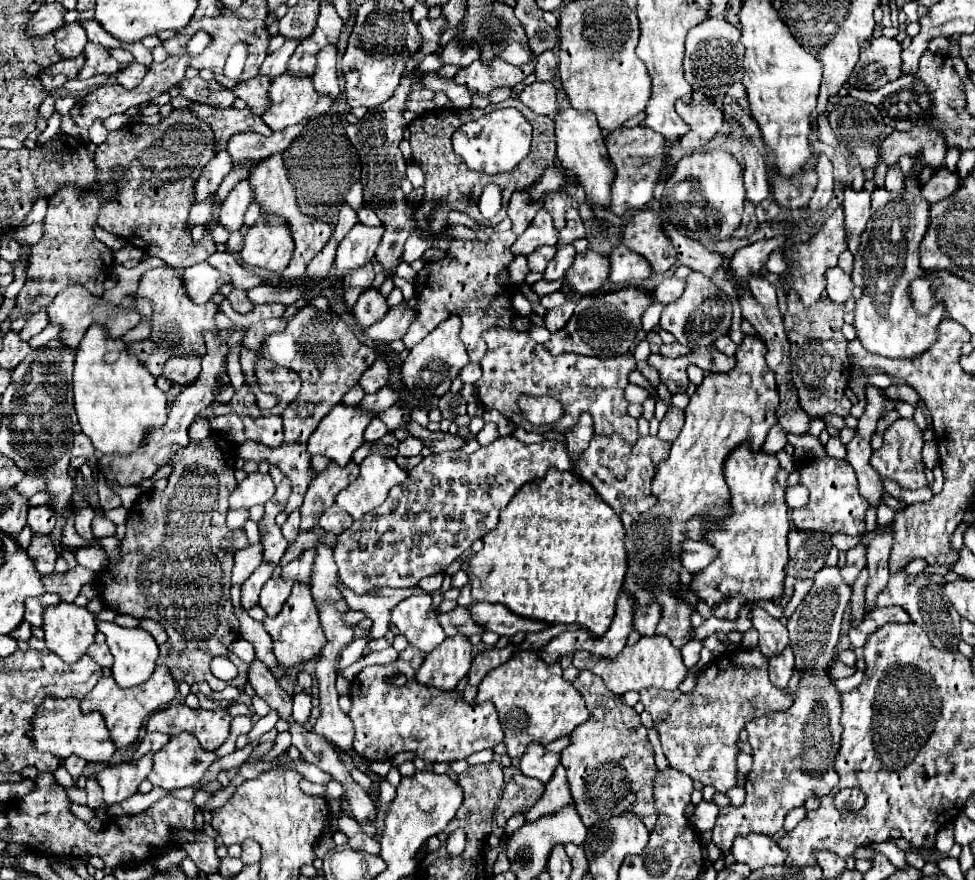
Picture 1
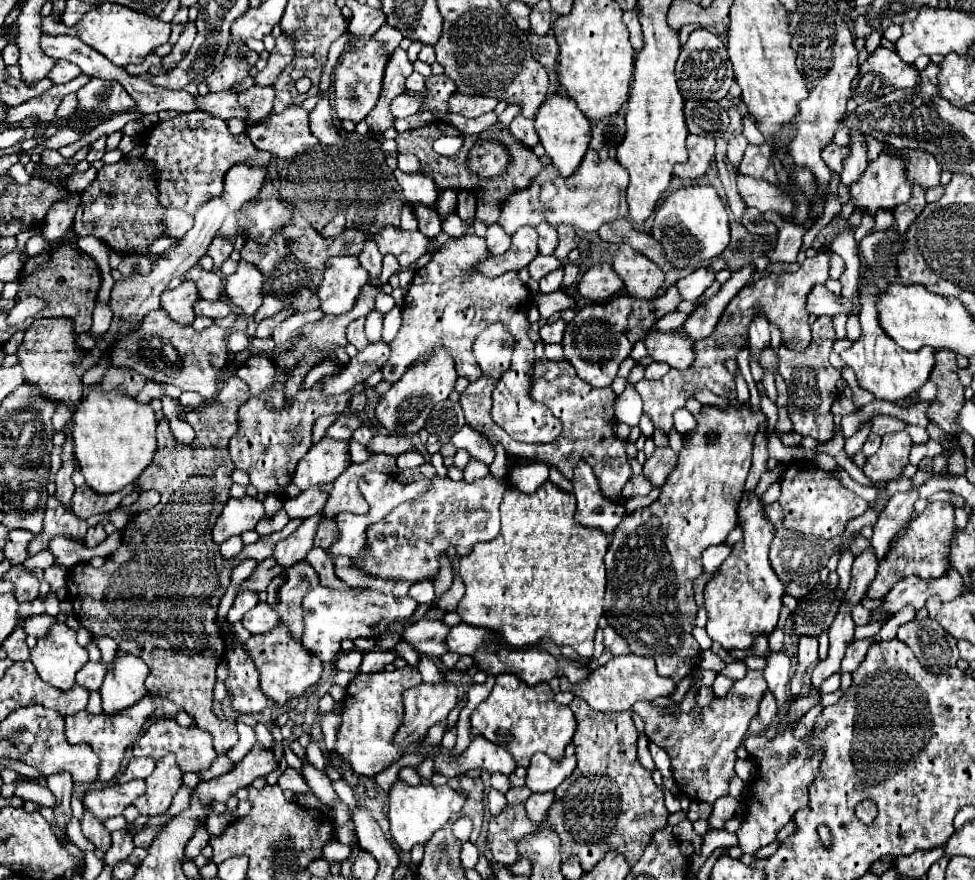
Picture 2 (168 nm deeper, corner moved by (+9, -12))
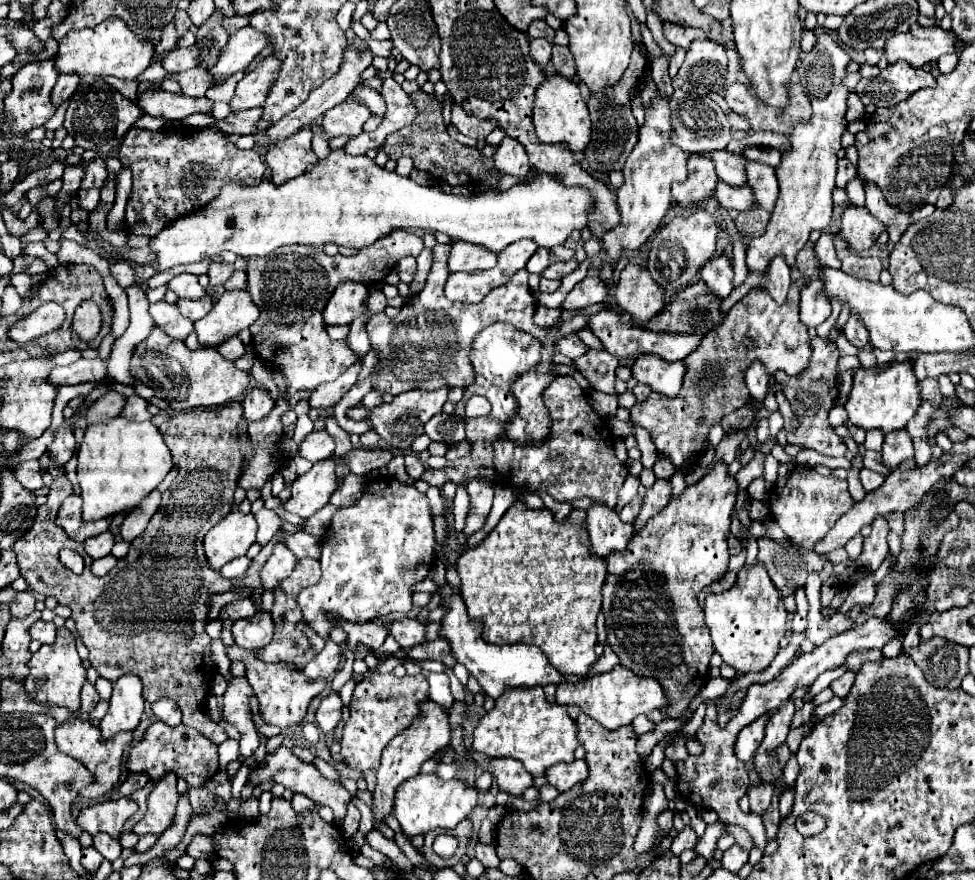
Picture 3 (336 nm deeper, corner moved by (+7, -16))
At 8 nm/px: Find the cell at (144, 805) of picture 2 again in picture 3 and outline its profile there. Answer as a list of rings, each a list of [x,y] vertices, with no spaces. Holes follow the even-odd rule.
[[[167,772],[167,776],[161,776],[157,784],[153,784],[153,790],[147,796],[147,812],[145,816],[133,826],[135,834],[161,834],[175,816],[177,806],[177,776],[173,772]]]

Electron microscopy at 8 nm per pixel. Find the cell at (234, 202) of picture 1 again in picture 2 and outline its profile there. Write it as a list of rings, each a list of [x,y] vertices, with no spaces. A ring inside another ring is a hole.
[[[213,238],[207,252],[213,258],[213,270],[219,270],[231,252],[233,252],[233,244],[227,238]]]

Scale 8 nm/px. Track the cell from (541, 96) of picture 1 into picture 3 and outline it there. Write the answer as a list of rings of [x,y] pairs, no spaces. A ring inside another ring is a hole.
[[[503,138],[493,160],[495,160],[495,168],[499,172],[511,174],[511,176],[525,176],[531,168],[527,152],[523,152],[523,146],[511,138]]]

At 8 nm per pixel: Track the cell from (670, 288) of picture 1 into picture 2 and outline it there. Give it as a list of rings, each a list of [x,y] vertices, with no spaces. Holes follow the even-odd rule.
[[[709,266],[697,268],[693,274],[681,278],[677,282],[677,288],[681,292],[683,300],[697,300],[705,294],[705,290],[715,282],[715,272]]]

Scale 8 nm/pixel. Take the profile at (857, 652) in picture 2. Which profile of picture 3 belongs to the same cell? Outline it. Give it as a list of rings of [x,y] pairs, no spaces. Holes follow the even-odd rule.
[[[847,670],[839,680],[831,682],[831,690],[835,692],[835,696],[847,696],[849,694],[849,688],[853,686],[853,680],[855,680],[855,672],[853,670]]]

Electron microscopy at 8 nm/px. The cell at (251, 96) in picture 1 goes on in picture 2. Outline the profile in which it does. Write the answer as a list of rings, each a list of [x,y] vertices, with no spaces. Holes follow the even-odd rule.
[[[209,92],[205,96],[195,96],[195,104],[201,112],[219,116],[221,120],[245,118],[245,110],[241,110],[237,102],[237,94],[233,92]]]

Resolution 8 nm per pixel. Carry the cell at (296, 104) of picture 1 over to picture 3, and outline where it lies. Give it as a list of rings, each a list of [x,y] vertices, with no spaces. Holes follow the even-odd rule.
[[[299,130],[289,138],[267,144],[265,154],[265,162],[271,168],[275,184],[283,184],[285,180],[301,176],[307,164],[313,164],[315,158],[317,156],[311,148],[311,130]]]

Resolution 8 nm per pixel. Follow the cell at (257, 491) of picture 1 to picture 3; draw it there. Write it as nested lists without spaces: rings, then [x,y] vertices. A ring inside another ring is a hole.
[[[239,510],[229,512],[215,528],[211,528],[203,540],[205,558],[213,570],[221,570],[229,560],[245,556],[255,542],[257,520],[253,514]]]

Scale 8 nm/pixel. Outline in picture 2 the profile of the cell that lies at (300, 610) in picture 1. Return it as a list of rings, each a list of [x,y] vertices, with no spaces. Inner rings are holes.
[[[275,626],[267,634],[251,636],[243,644],[243,648],[249,652],[251,660],[259,670],[259,684],[263,694],[269,700],[273,700],[275,706],[283,706],[287,700],[295,696],[303,696],[305,690],[317,684],[317,680],[321,678],[323,662],[317,660],[317,656],[311,656],[309,652],[305,652],[305,648],[297,644],[297,640],[289,640],[289,632],[285,632],[285,628],[281,626]]]

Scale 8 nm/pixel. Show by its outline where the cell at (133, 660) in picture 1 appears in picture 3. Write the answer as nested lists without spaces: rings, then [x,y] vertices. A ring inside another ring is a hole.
[[[127,674],[113,684],[113,696],[109,700],[109,710],[99,724],[103,738],[111,738],[121,730],[135,730],[143,716],[143,682],[139,676]]]

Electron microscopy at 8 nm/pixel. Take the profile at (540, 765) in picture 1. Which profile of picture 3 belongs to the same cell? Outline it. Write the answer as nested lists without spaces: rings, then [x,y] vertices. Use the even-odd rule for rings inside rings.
[[[575,760],[569,764],[555,764],[543,776],[559,792],[565,792],[565,790],[573,788],[577,782],[583,782],[587,778],[587,764],[585,764],[585,760]]]

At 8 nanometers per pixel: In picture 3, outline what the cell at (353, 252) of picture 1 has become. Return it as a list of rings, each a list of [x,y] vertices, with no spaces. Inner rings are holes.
[[[343,280],[331,294],[327,308],[323,310],[325,324],[351,324],[367,306],[367,286]]]

